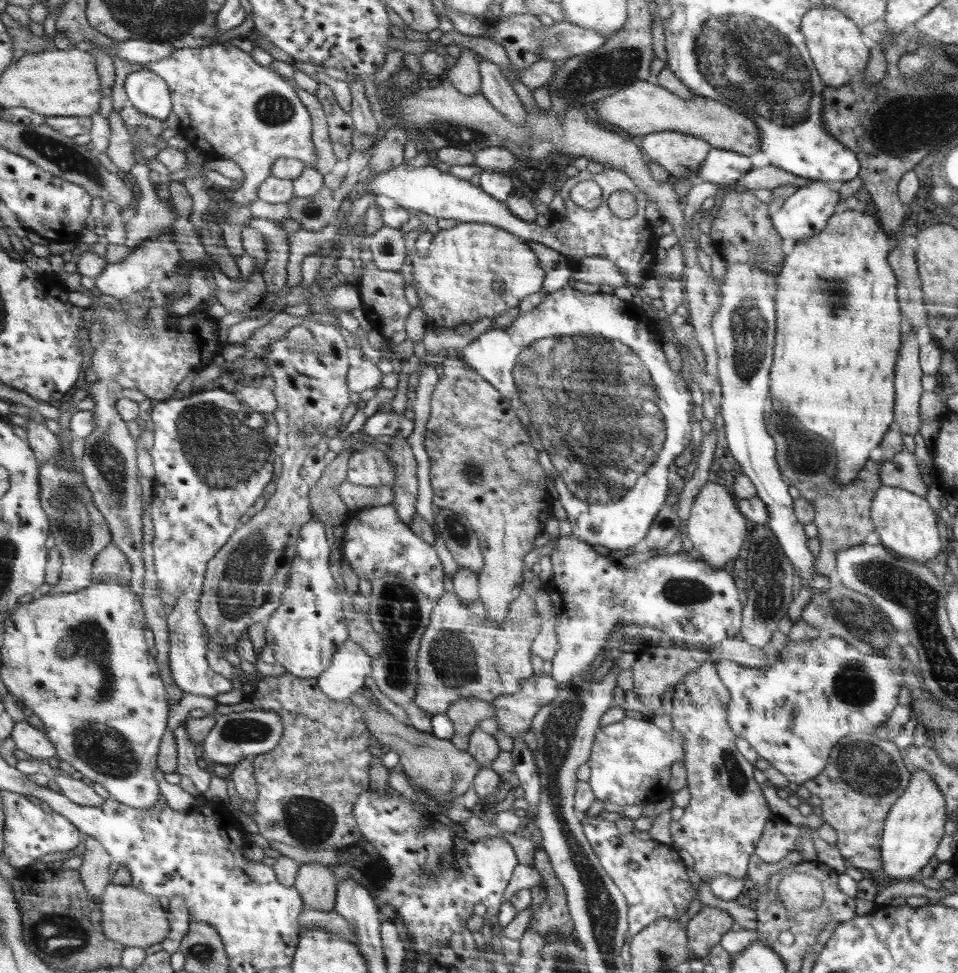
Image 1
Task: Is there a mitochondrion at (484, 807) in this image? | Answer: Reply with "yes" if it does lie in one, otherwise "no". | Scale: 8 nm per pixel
no

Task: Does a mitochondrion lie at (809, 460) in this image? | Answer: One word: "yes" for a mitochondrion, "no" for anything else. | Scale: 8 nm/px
yes

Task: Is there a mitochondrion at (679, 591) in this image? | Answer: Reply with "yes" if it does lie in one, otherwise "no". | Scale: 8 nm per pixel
yes

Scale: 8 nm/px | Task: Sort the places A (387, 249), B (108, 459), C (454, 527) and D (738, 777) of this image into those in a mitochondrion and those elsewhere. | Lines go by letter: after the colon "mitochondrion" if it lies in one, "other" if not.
A: other
B: mitochondrion
C: mitochondrion
D: mitochondrion

